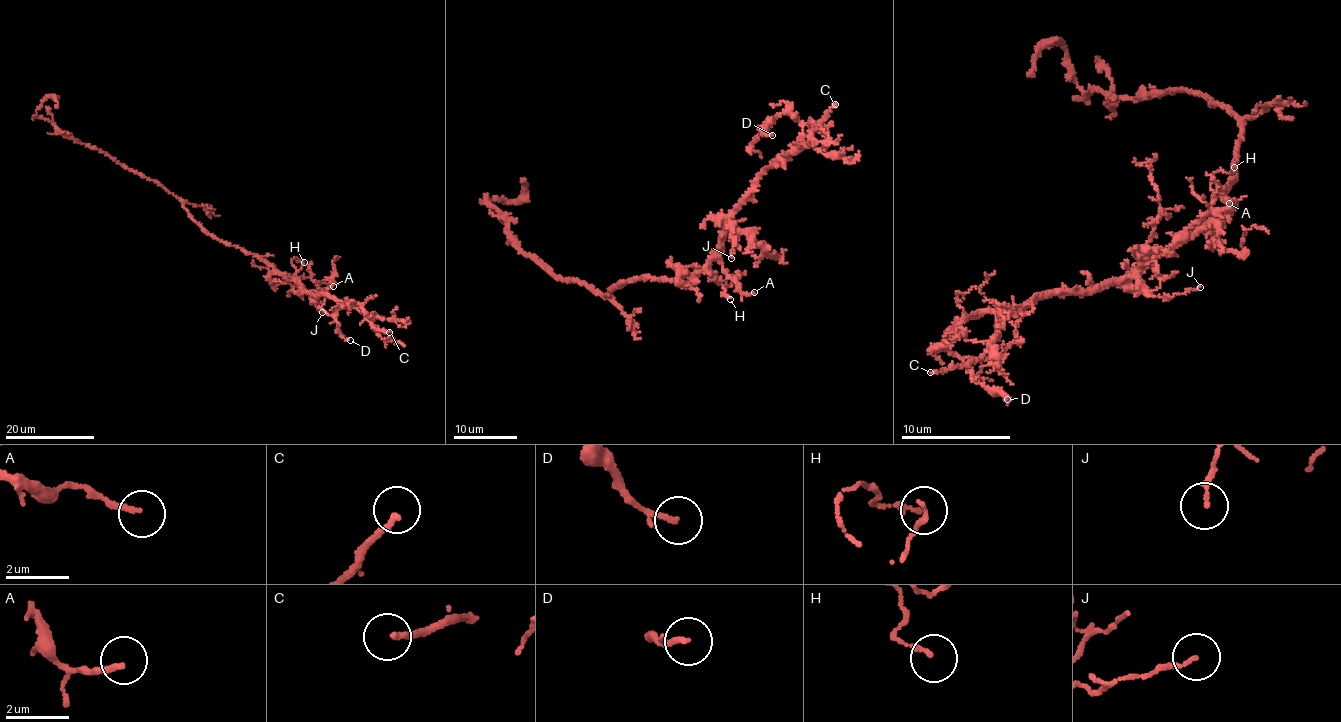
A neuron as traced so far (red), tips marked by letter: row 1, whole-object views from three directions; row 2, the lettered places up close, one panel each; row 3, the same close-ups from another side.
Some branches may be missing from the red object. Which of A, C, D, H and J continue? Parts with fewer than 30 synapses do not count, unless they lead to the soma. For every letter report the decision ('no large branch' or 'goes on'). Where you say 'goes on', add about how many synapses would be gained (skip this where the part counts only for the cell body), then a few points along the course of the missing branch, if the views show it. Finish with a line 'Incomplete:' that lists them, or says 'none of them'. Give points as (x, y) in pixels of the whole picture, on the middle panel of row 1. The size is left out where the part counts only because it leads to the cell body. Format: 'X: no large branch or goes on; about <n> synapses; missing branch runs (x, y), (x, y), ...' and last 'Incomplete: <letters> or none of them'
A: no large branch
C: goes on
D: no large branch
H: no large branch
J: no large branch
Incomplete: C

